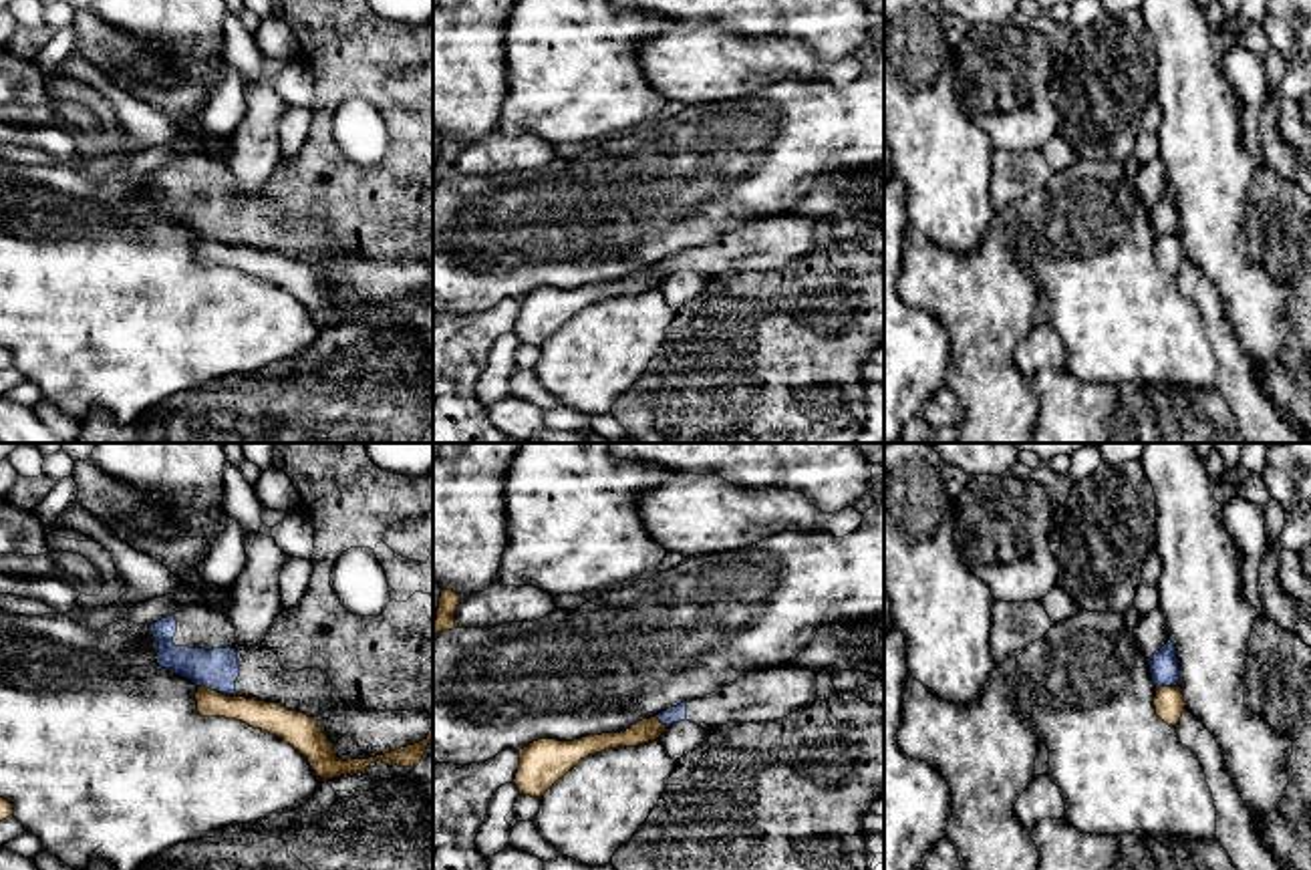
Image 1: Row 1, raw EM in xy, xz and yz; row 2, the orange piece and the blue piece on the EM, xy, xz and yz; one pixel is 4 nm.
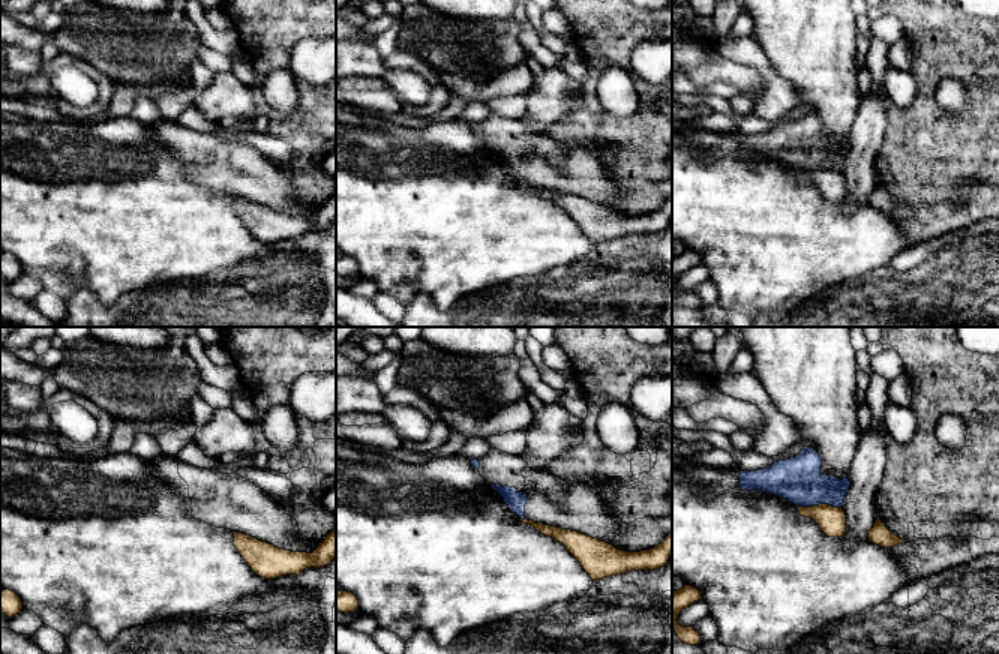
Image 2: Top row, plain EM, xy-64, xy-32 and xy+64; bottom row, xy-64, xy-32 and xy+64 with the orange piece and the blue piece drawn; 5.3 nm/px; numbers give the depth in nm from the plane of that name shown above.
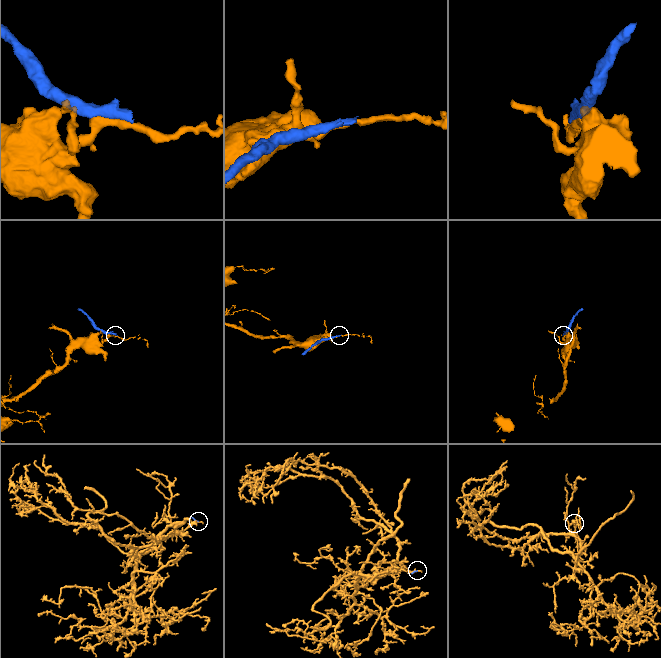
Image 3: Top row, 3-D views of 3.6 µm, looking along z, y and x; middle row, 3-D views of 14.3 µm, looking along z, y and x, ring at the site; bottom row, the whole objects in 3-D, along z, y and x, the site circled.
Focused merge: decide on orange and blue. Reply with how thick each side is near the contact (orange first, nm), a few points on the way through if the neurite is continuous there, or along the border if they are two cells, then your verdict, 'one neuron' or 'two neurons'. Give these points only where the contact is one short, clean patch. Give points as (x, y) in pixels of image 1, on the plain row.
calibres 120 and 170 nm; two neurons

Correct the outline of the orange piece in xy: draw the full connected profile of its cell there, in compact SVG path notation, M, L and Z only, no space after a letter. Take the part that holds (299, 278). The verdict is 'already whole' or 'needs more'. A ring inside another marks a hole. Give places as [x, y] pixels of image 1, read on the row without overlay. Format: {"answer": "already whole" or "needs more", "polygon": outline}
{"answer": "already whole", "polygon": "M205 236L197 238L195 250L201 266L236 268L254 278L262 278L284 288L308 308L310 316L322 328L332 328L346 322L360 322L373 310L397 312L401 316L419 314L429 290L433 288L431 276L429 284L415 294L407 294L369 308L342 310L336 306L332 292L318 276L318 270L304 262L290 260L278 252L266 252L246 246L228 246Z"}

